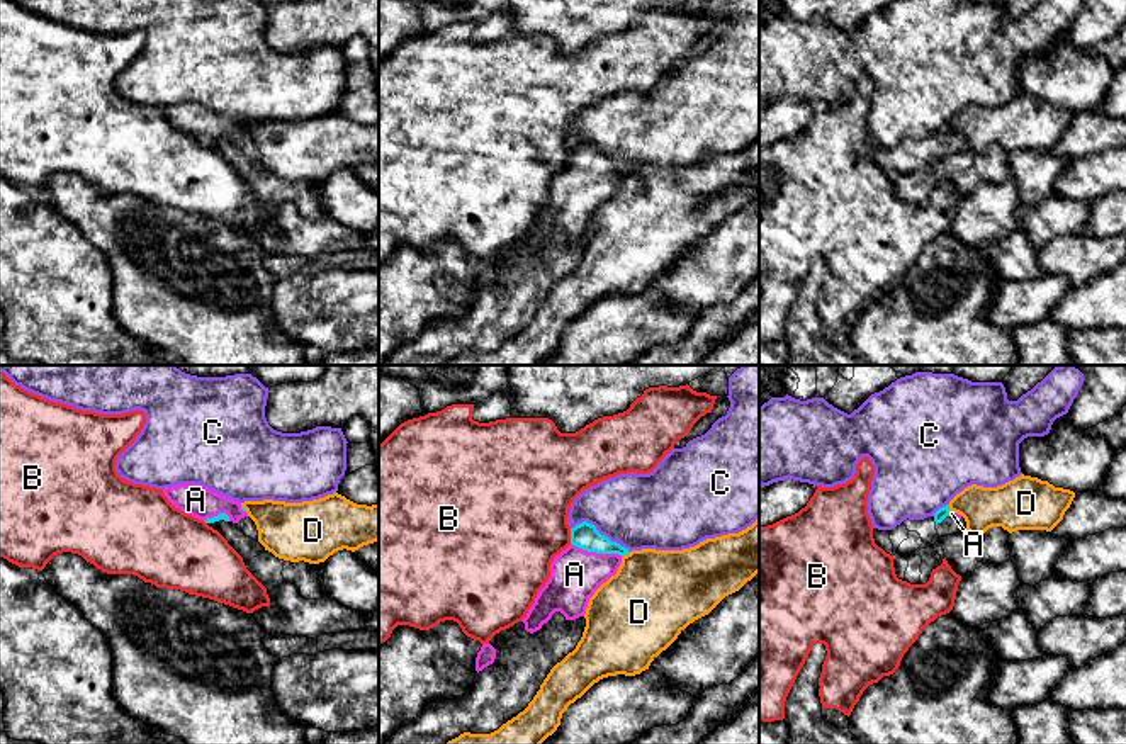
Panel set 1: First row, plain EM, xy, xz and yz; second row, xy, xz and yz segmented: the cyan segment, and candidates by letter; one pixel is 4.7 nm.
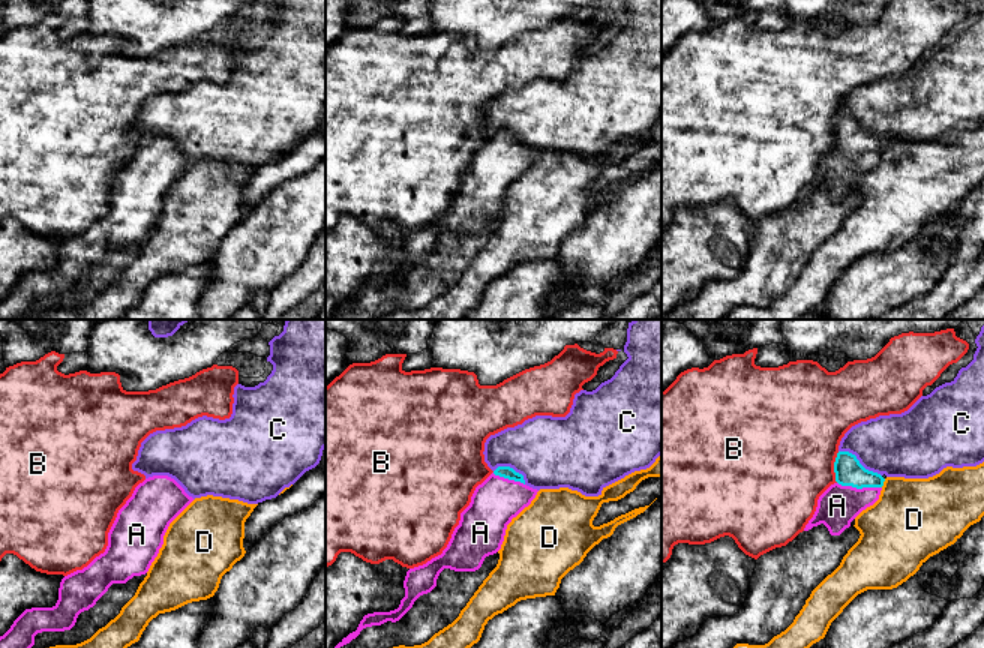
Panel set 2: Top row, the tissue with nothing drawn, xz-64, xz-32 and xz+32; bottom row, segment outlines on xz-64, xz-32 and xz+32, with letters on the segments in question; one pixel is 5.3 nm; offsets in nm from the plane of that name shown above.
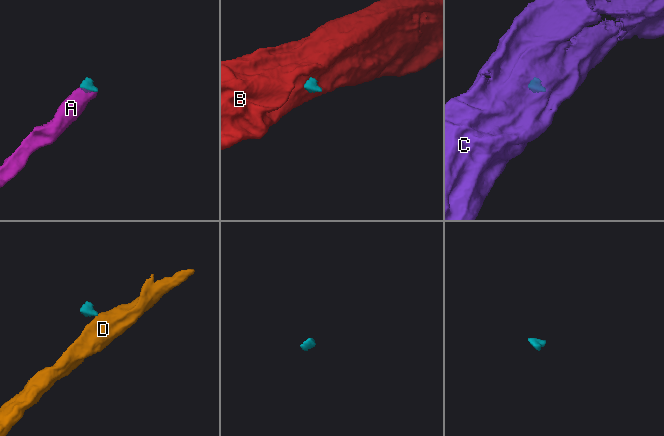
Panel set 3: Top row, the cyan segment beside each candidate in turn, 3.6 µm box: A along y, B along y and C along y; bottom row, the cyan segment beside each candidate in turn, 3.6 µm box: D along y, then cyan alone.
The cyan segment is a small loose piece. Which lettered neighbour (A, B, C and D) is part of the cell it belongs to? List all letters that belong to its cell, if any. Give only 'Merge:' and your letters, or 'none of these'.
Merge: A

